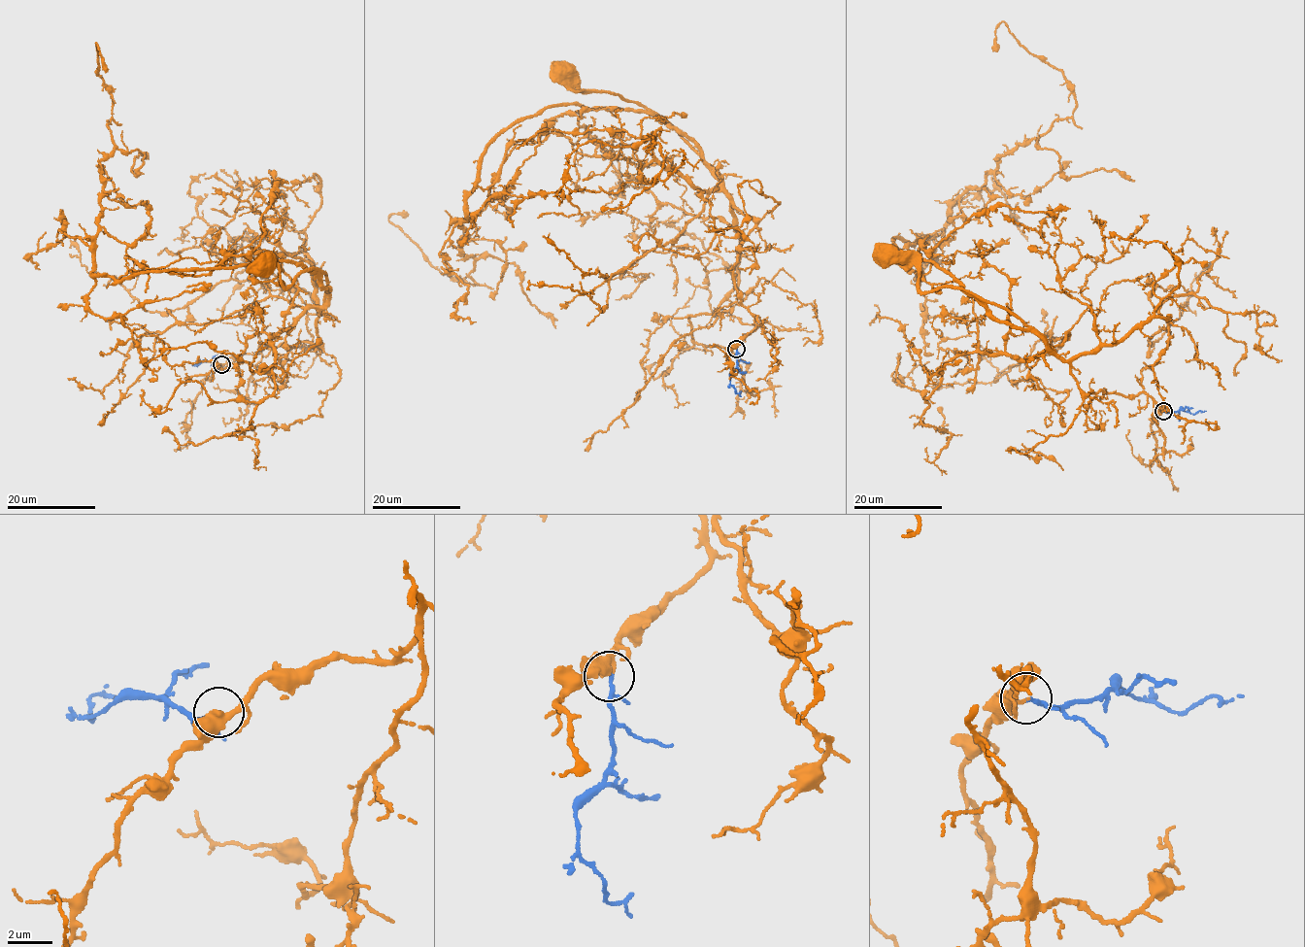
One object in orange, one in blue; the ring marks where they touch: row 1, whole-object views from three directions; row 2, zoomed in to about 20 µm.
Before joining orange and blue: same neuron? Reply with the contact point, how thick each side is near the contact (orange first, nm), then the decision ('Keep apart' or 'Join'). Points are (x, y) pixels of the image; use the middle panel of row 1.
Place: (736, 349). Thickness 180 nm (orange) against 130 nm. Join

